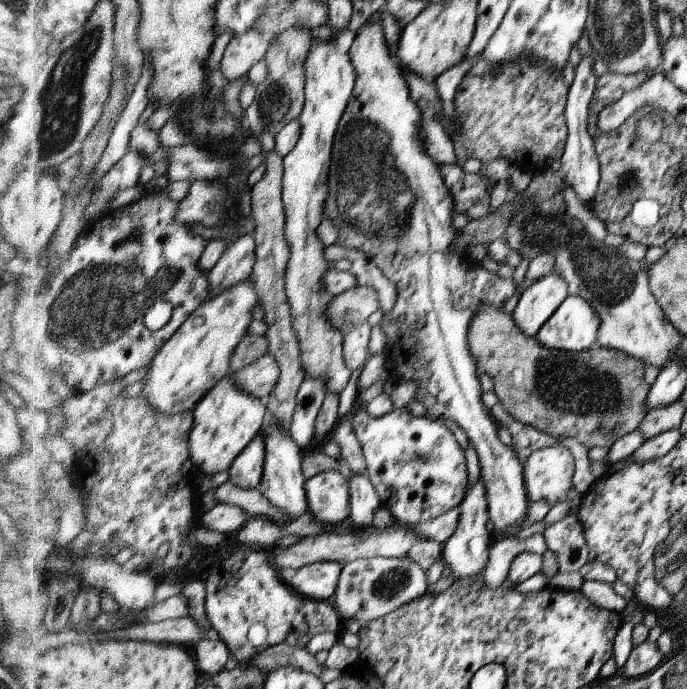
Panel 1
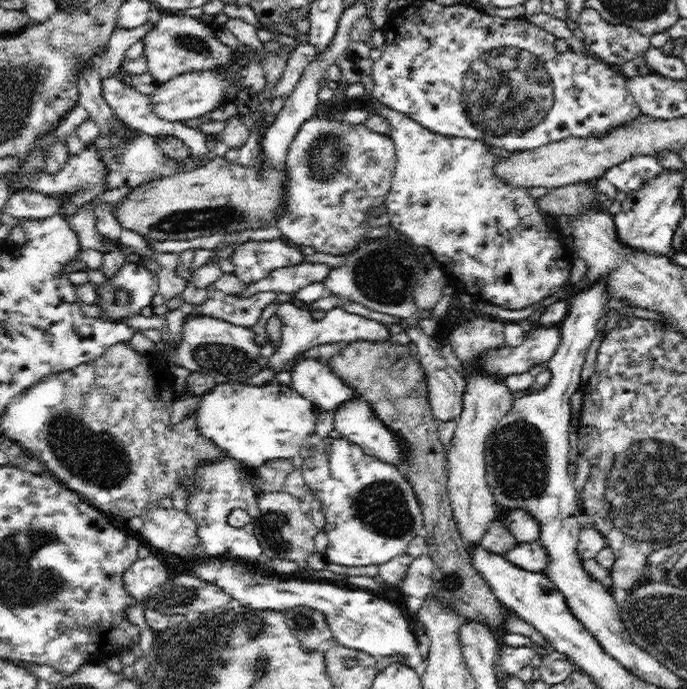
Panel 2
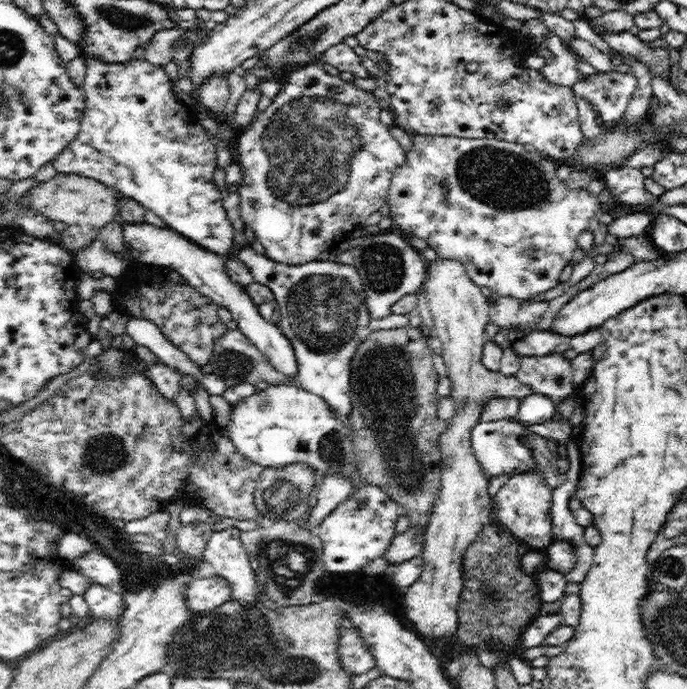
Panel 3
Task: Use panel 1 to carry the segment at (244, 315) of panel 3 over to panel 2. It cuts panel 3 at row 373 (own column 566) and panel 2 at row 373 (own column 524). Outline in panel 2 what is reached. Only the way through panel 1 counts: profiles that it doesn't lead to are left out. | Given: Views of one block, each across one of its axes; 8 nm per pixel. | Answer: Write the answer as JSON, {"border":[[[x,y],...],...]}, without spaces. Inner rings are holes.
{"border":[[[298,359],[290,374],[290,387],[322,411],[336,412],[344,402],[360,398],[360,394],[344,384],[322,360]]]}

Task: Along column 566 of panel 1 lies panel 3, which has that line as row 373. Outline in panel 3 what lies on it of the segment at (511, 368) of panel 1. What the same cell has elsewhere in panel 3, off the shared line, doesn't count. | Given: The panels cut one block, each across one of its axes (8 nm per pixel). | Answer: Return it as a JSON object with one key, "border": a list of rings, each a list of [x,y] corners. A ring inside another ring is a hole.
{"border":[[[405,325],[401,328],[395,329],[379,329],[371,331],[371,333],[360,343],[356,349],[356,354],[352,357],[351,367],[351,398],[352,398],[352,416],[348,420],[348,426],[355,433],[354,448],[355,448],[355,463],[357,472],[359,472],[359,479],[363,484],[379,485],[384,489],[384,492],[400,506],[400,513],[406,516],[411,522],[411,527],[416,527],[420,532],[424,532],[428,526],[430,515],[434,501],[438,498],[440,483],[441,483],[441,451],[437,446],[438,440],[442,433],[449,428],[448,421],[440,421],[437,416],[437,407],[440,403],[441,397],[437,395],[437,380],[439,374],[432,364],[433,350],[429,347],[428,337],[420,333],[418,328]]]}

